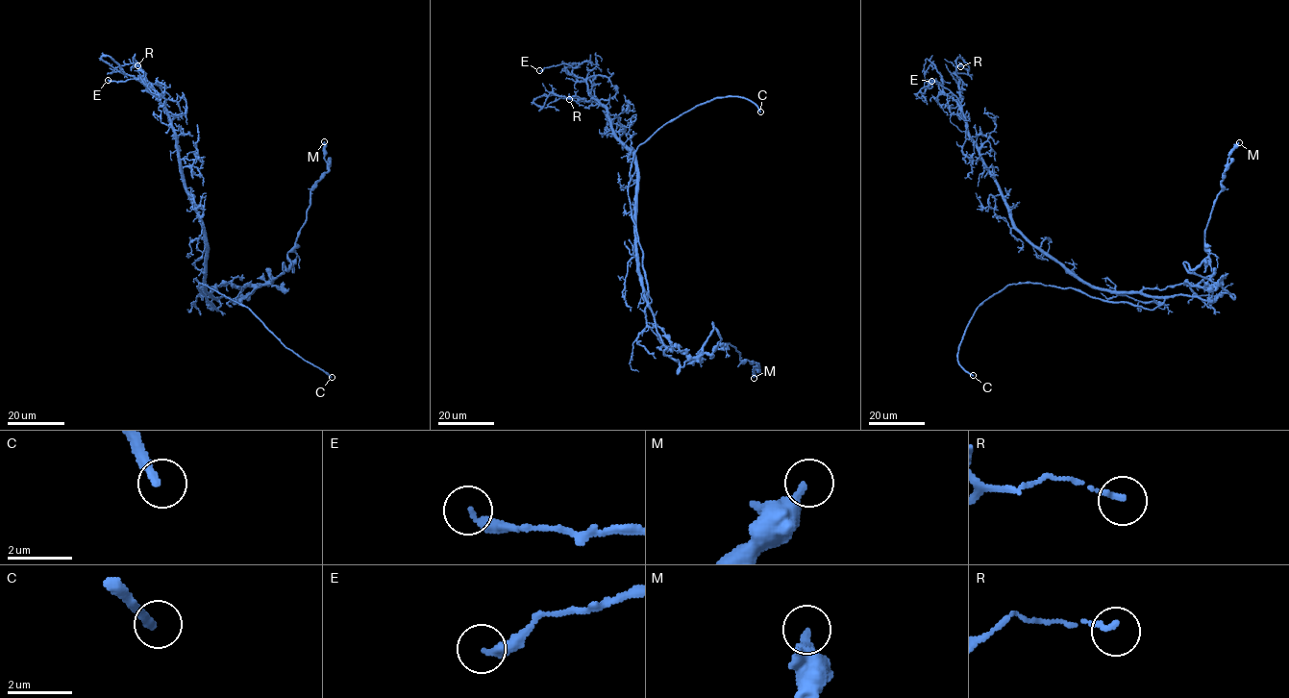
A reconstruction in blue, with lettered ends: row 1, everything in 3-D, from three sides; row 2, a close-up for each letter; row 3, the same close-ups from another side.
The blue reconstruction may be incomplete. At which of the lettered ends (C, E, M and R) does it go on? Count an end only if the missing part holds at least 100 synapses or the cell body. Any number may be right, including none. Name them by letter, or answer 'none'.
C

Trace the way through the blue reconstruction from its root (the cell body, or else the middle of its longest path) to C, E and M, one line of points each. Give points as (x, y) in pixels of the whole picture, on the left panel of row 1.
C: (208, 293), (219, 300), (217, 311), (197, 287), (200, 284), (247, 307), (285, 347), (332, 377)
E: (208, 293), (206, 233), (186, 190), (181, 169), (177, 138), (166, 110), (142, 80), (108, 80)
M: (208, 293), (229, 282), (267, 285), (284, 272), (284, 262), (287, 269), (309, 191), (328, 170), (324, 141)

